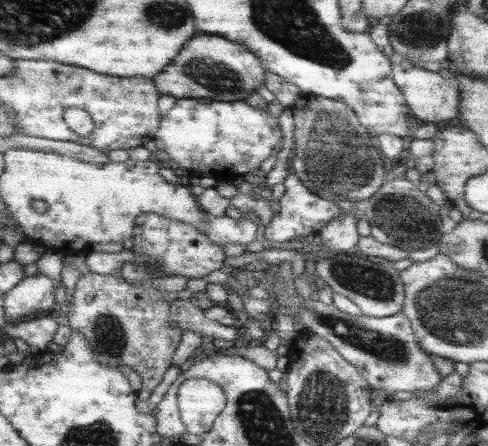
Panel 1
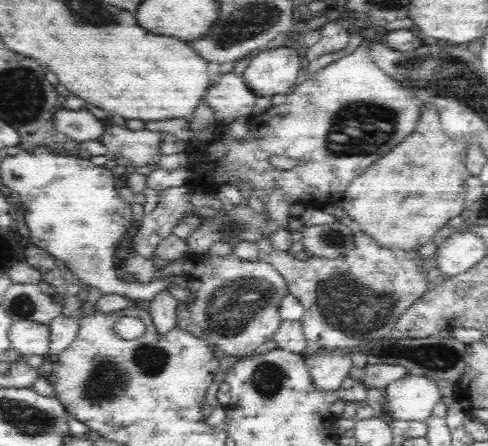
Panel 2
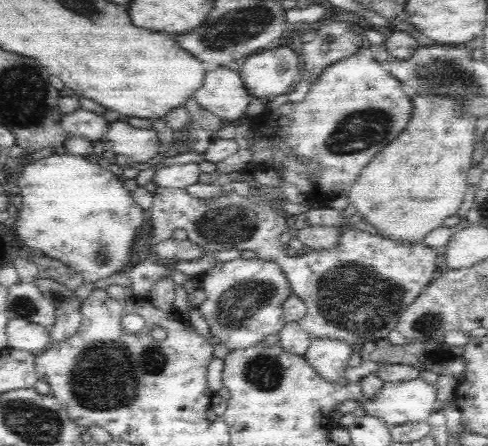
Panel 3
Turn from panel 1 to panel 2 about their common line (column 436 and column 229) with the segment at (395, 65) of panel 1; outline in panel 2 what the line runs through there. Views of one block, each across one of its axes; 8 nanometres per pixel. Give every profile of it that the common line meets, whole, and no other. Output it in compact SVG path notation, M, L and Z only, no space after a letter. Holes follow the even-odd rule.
M222 74L220 82L206 90L202 102L214 110L218 124L232 124L240 116L256 112L258 96L246 86L242 74Z

